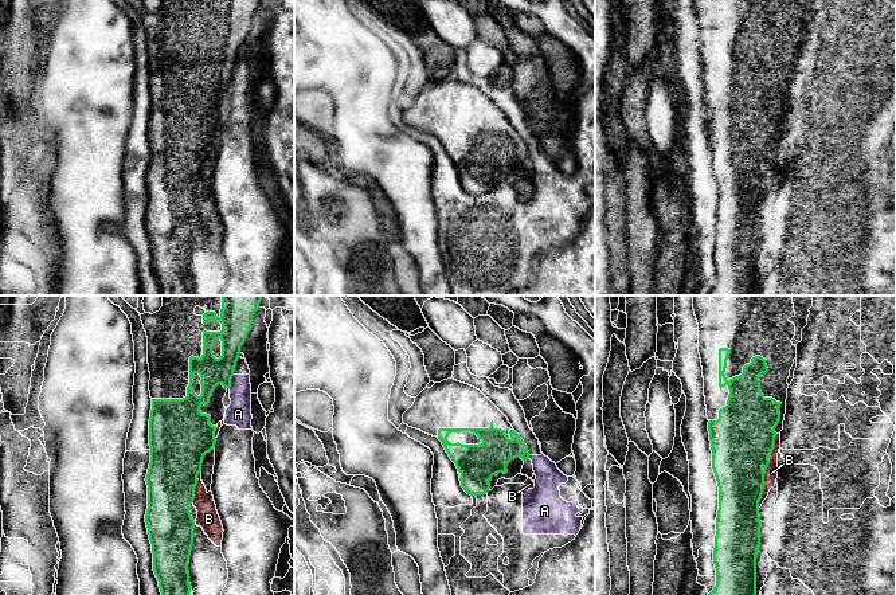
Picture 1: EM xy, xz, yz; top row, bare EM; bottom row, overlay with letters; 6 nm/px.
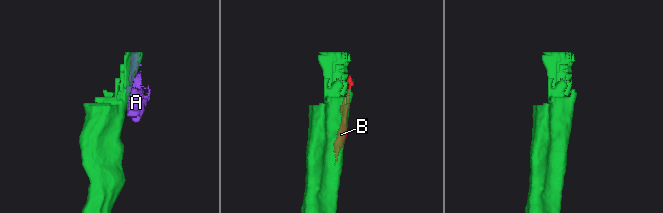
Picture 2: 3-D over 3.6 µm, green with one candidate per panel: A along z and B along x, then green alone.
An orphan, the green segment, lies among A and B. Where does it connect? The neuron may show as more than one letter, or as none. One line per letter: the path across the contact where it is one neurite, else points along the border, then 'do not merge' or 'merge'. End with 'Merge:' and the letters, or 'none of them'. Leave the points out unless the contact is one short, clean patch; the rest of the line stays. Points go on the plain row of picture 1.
A: border xy (234, 74), (229, 86); do not merge
B: do not merge
Merge: none of them

